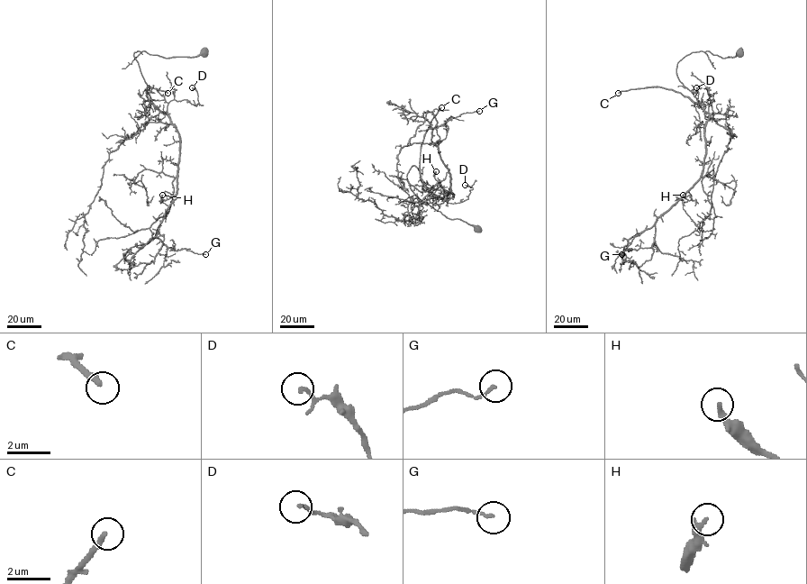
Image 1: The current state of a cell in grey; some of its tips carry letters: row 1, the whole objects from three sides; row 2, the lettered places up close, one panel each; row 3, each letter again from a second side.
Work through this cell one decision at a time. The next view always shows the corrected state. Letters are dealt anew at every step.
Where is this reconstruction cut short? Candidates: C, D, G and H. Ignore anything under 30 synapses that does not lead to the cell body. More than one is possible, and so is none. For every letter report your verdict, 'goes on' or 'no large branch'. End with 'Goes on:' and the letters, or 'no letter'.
C: goes on
D: no large branch
G: no large branch
H: no large branch
Goes on: C

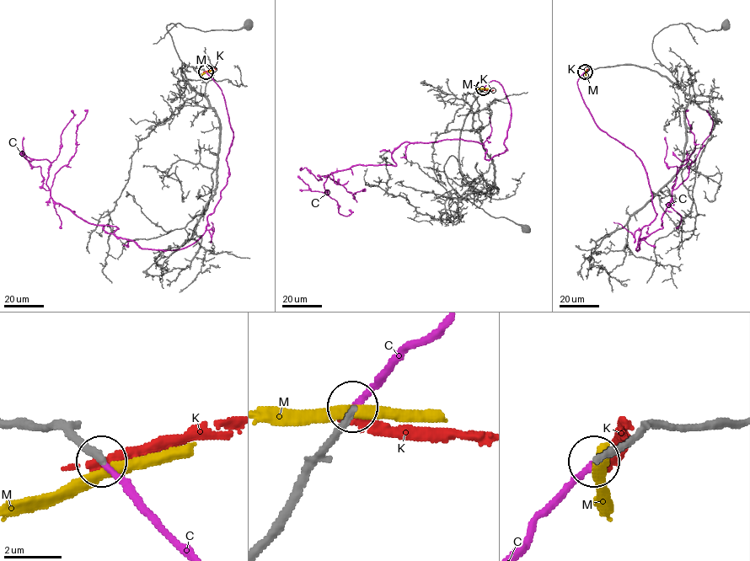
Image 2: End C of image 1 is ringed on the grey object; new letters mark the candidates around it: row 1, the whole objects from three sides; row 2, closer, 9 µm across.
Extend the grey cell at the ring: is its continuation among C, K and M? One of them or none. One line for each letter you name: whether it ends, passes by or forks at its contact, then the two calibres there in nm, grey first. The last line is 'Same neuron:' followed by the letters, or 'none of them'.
C: it ends; calibres 280 and 200 nm
Same neuron: C

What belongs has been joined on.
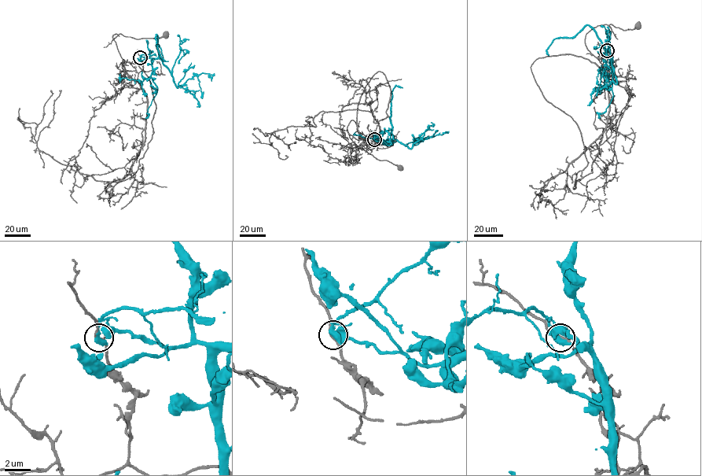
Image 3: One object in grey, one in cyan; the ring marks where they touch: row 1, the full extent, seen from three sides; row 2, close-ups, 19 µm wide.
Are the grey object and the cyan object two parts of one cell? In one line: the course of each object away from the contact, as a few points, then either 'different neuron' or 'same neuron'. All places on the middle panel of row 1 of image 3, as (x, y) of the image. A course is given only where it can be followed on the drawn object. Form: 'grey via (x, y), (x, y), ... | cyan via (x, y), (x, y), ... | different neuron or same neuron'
grey via (374, 139), (377, 147), (363, 138), (357, 125), (350, 121), (347, 130), (356, 145), (380, 160), (400, 167) | cyan via (374, 139), (384, 142), (396, 139), (412, 148), (417, 140), (431, 137), (436, 130) | different neuron

